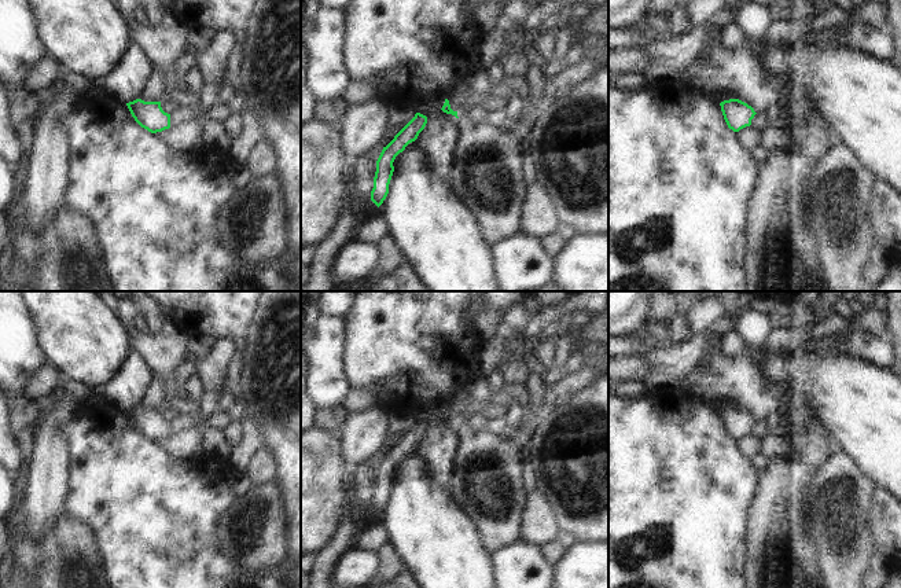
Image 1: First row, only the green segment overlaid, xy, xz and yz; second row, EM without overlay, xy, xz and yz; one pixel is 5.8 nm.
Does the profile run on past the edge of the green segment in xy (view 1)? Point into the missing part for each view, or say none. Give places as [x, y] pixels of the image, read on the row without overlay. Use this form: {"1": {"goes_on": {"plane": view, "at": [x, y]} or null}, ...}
{"1": {"goes_on": null}}

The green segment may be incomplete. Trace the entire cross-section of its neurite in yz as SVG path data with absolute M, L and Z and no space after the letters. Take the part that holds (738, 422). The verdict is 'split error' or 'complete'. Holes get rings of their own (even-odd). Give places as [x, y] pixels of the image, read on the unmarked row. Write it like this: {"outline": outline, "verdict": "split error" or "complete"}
{"outline": "M739 407L724 408L720 414L728 436L733 440L750 434L757 422L751 414Z", "verdict": "complete"}

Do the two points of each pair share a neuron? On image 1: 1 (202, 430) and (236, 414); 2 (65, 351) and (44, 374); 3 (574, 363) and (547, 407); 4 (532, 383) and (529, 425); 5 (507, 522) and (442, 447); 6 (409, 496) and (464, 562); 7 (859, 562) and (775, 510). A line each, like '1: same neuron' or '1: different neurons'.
1: different neurons
2: different neurons
3: different neurons
4: same neuron
5: different neurons
6: same neuron
7: different neurons

